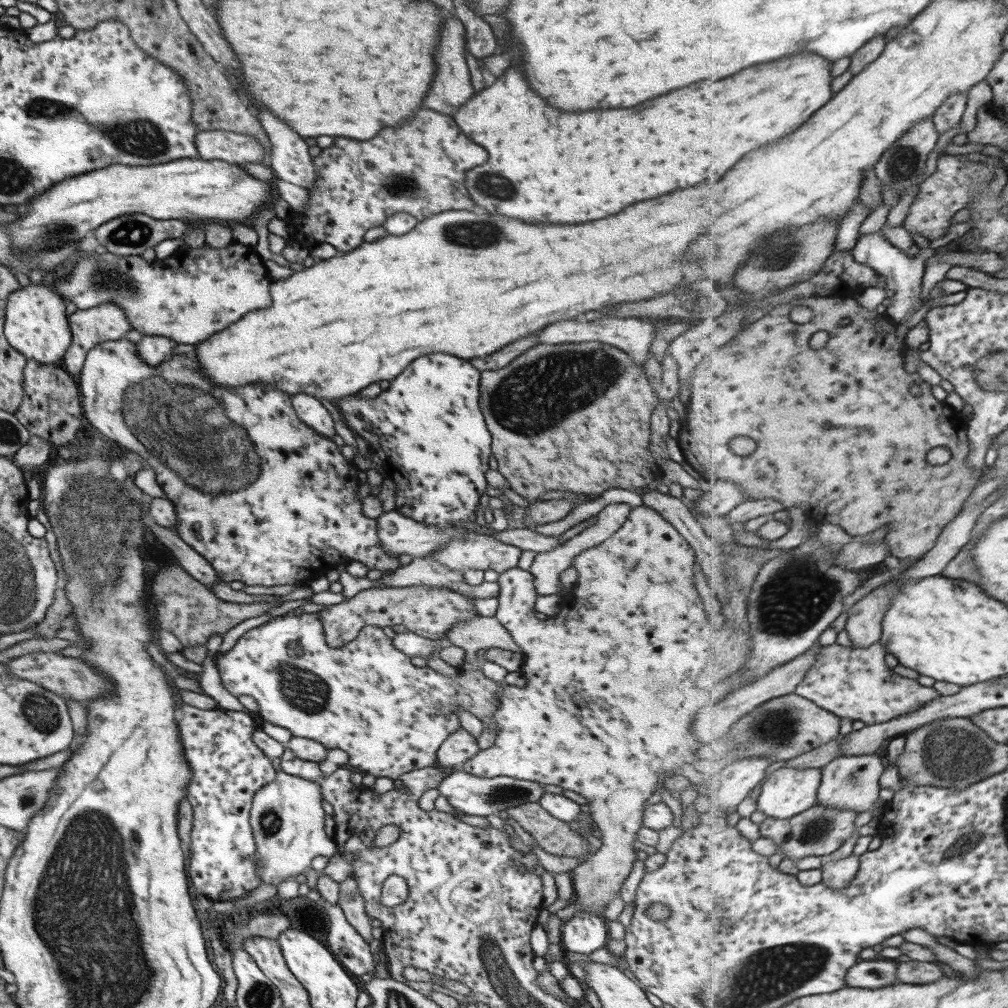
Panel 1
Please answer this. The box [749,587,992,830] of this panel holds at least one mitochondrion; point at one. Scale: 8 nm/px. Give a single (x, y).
(852, 779)

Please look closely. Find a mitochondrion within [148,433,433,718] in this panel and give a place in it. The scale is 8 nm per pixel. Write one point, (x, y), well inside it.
(305, 691)

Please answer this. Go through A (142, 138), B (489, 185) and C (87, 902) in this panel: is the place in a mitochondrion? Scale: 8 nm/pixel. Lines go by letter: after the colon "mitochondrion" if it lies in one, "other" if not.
A: mitochondrion
B: mitochondrion
C: mitochondrion

